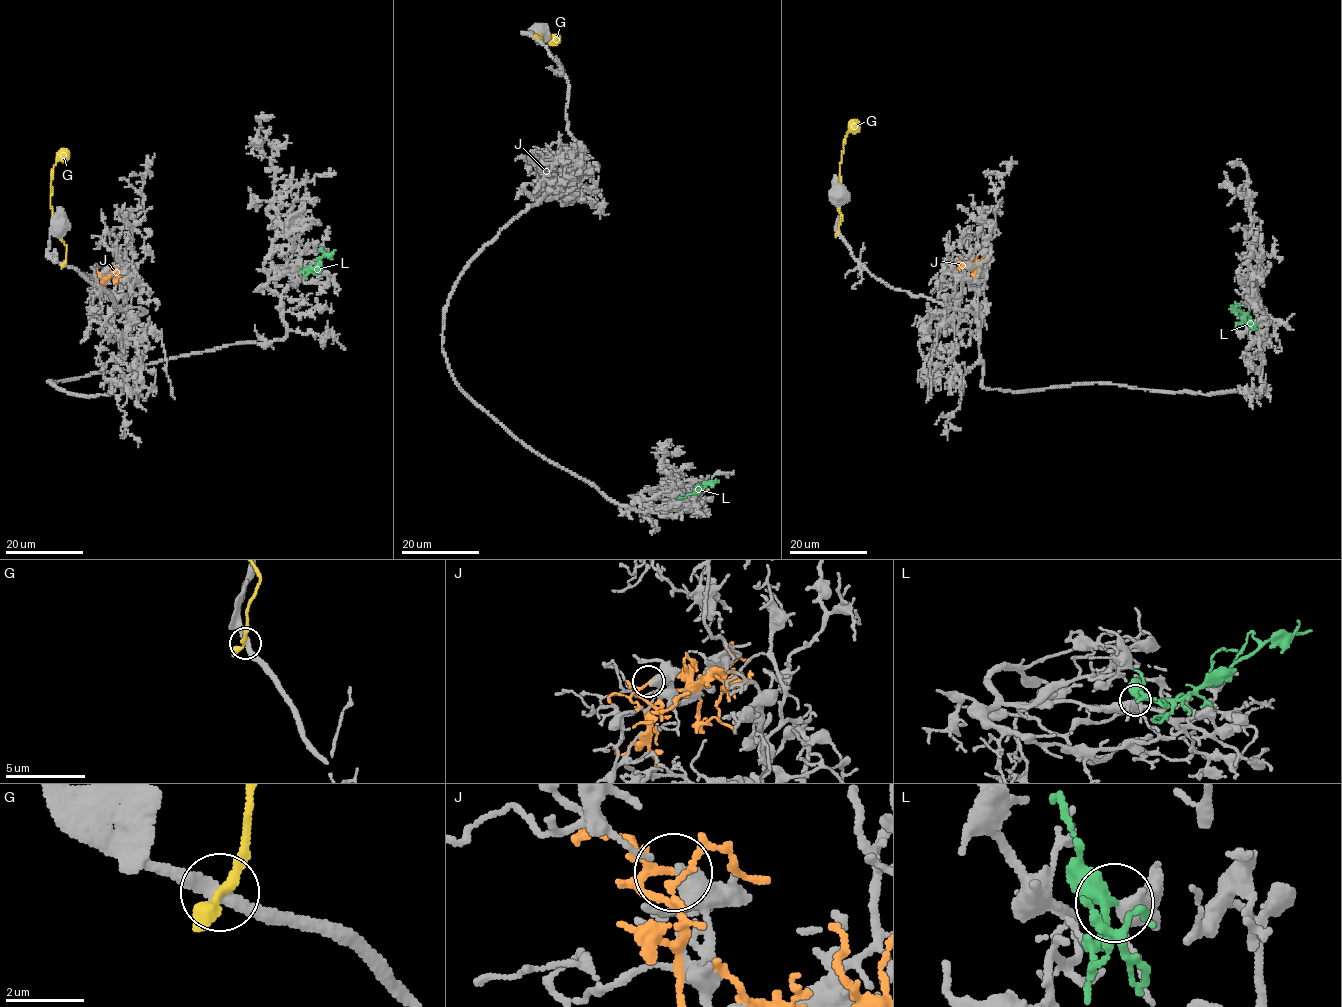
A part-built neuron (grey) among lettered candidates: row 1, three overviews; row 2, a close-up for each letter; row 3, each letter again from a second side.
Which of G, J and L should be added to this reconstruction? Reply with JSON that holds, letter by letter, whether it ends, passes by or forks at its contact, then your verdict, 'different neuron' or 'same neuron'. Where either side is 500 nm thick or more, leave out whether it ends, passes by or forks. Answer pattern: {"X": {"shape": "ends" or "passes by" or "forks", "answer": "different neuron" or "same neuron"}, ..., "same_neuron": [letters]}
{"G": {"shape": "ends", "answer": "different neuron"}, "J": {"shape": "forks", "answer": "different neuron"}, "L": {"shape": "forks", "answer": "same neuron"}, "same_neuron": ["L"]}

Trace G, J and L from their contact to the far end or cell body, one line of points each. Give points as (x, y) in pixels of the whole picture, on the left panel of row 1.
G: (63, 264), (67, 246), (54, 230), (50, 197), (51, 172), (58, 155), (66, 148)
J: (103, 271), (100, 274), (106, 277), (118, 263), (116, 258), (115, 263)
L: (300, 269), (313, 269), (321, 257), (336, 250)

